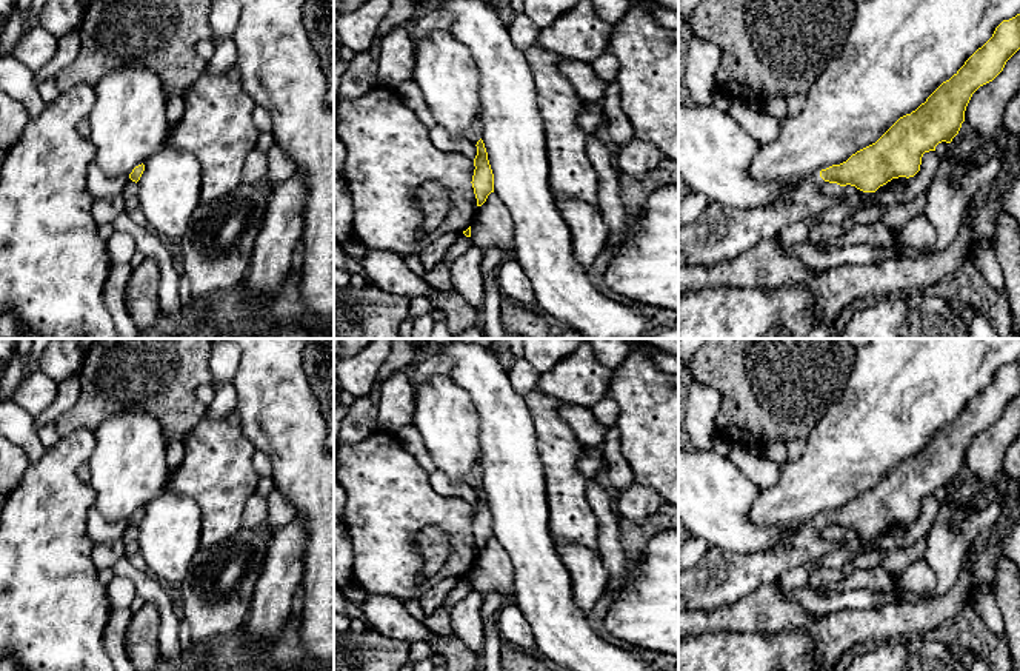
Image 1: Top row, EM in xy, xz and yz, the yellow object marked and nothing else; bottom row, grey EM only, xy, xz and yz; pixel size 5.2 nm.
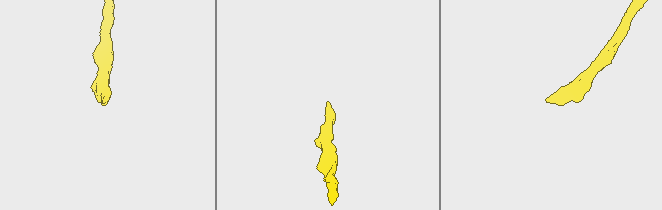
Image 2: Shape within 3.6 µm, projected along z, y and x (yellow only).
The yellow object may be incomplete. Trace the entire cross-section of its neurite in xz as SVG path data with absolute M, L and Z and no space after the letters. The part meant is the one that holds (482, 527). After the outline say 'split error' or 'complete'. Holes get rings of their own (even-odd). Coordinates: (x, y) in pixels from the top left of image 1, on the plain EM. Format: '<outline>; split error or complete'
M475 465L468 476L466 483L471 485L477 491L477 500L474 503L474 520L472 520L472 532L477 543L477 551L482 551L488 540L494 537L494 519L488 505L488 497L485 492L482 480L482 468Z; split error

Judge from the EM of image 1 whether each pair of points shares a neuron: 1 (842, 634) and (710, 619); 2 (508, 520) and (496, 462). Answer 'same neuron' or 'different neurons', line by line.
1: same neuron
2: same neuron

